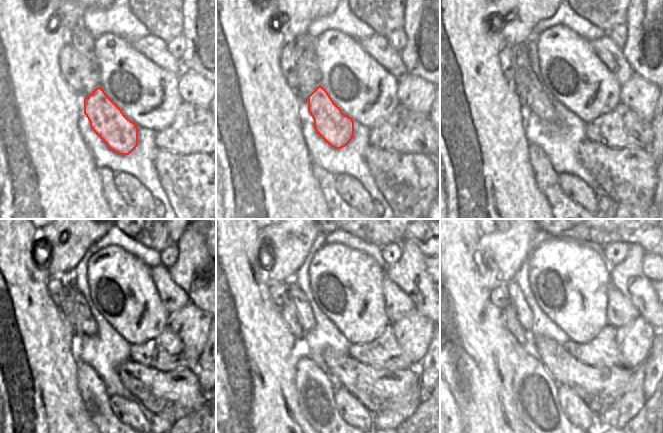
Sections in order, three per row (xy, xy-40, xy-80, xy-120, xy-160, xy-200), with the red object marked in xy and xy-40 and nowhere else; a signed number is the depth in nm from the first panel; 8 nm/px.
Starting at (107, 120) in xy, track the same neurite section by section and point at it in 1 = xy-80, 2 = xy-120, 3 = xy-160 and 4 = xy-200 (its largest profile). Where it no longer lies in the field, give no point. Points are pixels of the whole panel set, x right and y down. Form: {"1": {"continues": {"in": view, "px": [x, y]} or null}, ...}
{"1": {"continues": {"in": "xy-80", "px": [540, 103]}}, "2": {"continues": {"in": "xy-120", "px": [85, 323]}}, "3": {"continues": {"in": "xy-160", "px": [306, 318]}}, "4": {"continues": {"in": "xy-200", "px": [517, 299]}}}

